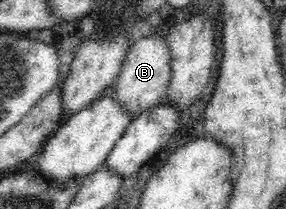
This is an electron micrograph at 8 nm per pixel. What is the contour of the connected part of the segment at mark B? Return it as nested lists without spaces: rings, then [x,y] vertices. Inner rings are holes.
[[[154,33],[141,37],[133,43],[113,83],[115,100],[119,101],[122,109],[126,109],[128,113],[140,114],[166,99],[171,79],[170,59],[170,47],[165,35]]]

